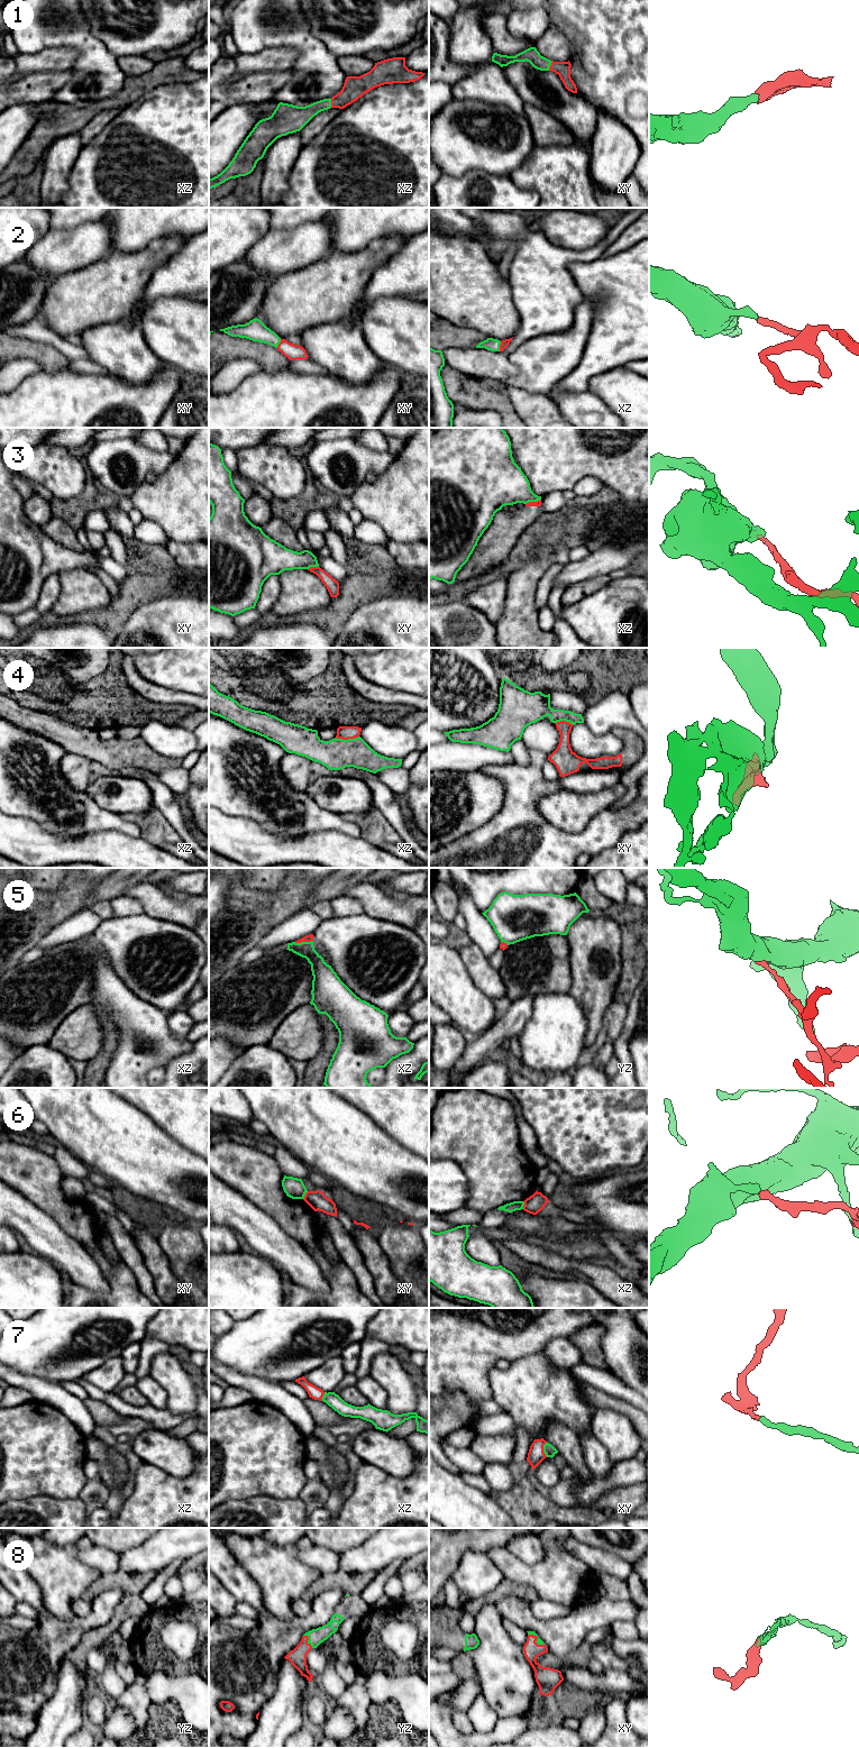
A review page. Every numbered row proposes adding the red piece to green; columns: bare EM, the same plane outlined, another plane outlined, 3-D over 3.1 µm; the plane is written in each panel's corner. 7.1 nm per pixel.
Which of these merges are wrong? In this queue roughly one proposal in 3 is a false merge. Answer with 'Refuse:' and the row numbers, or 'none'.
Refuse: 3, 5, 6

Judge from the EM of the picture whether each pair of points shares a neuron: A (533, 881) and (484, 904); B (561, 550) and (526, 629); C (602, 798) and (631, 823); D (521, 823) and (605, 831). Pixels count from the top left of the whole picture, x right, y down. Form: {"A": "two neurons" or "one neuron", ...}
{"A": "one neuron", "B": "two neurons", "C": "two neurons", "D": "one neuron"}

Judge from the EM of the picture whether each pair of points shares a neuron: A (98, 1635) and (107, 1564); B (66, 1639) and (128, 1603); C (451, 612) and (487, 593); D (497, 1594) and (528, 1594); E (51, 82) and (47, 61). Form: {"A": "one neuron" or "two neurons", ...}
{"A": "two neurons", "B": "two neurons", "C": "two neurons", "D": "one neuron", "E": "two neurons"}

